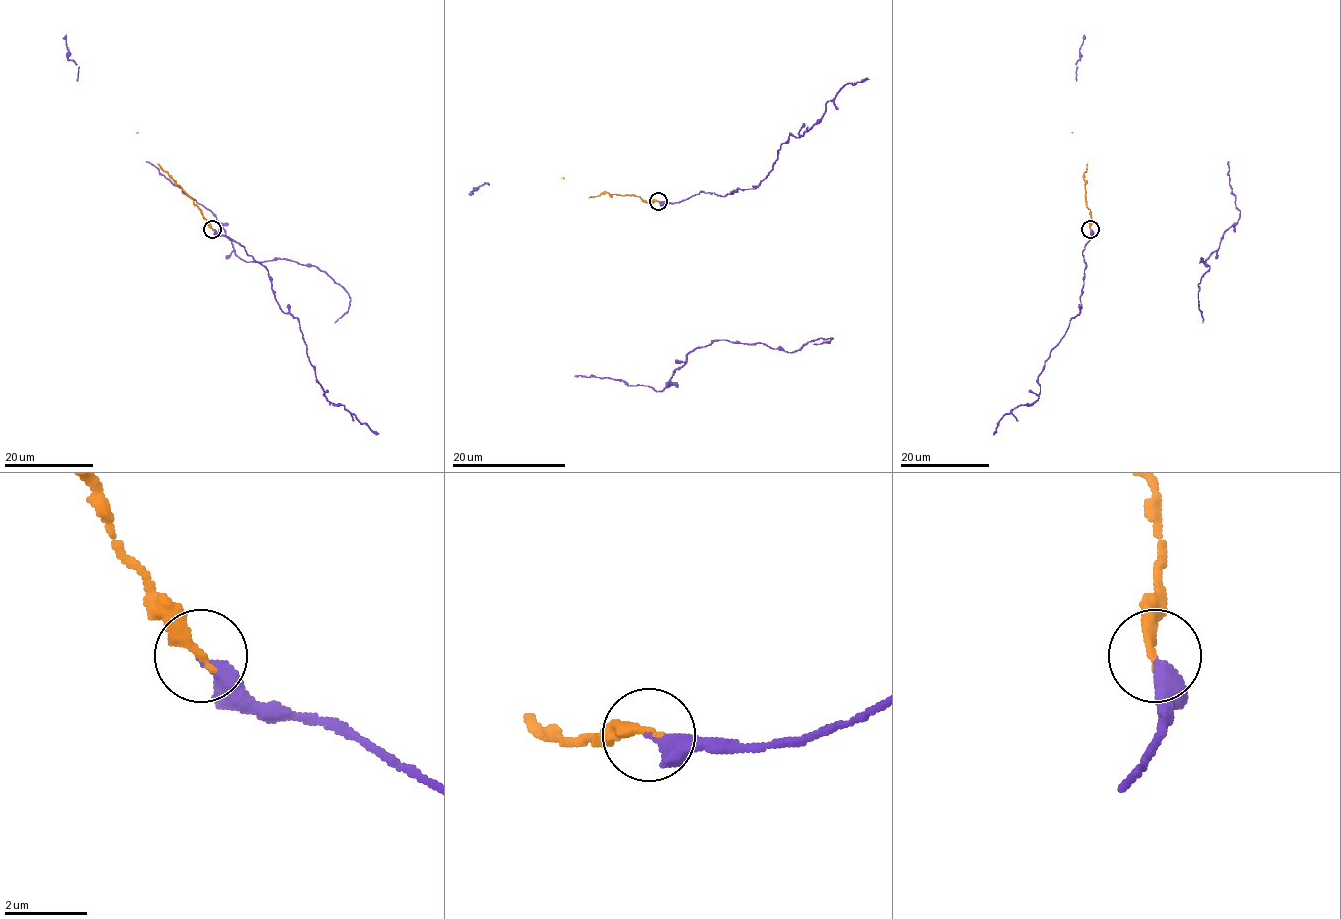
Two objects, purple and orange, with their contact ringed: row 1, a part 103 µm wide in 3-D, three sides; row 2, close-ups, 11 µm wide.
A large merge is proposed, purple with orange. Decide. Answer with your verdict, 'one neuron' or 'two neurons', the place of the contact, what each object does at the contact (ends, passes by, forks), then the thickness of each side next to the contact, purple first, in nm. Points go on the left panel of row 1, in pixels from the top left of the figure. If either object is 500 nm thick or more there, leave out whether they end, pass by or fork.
one neuron; place (212, 229); purple ends; orange ends; calibres 360 and 280 nm

